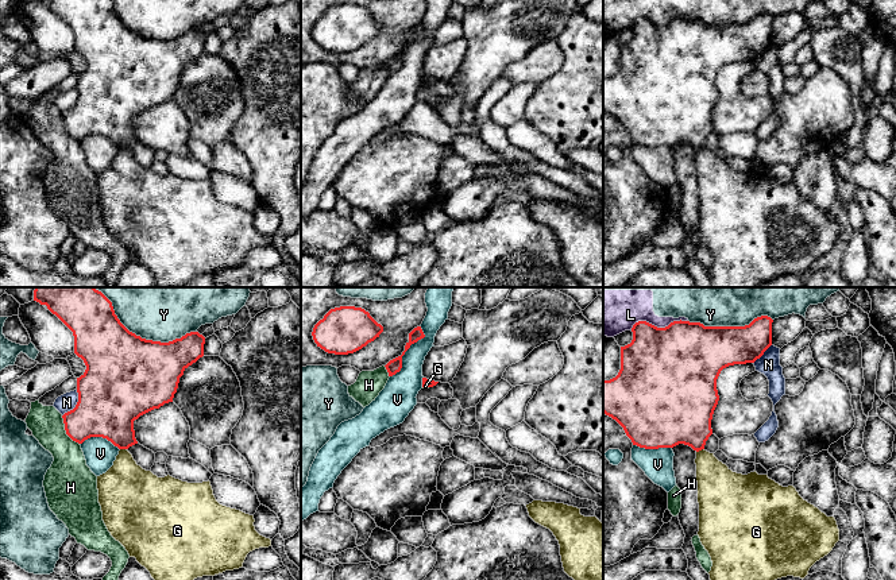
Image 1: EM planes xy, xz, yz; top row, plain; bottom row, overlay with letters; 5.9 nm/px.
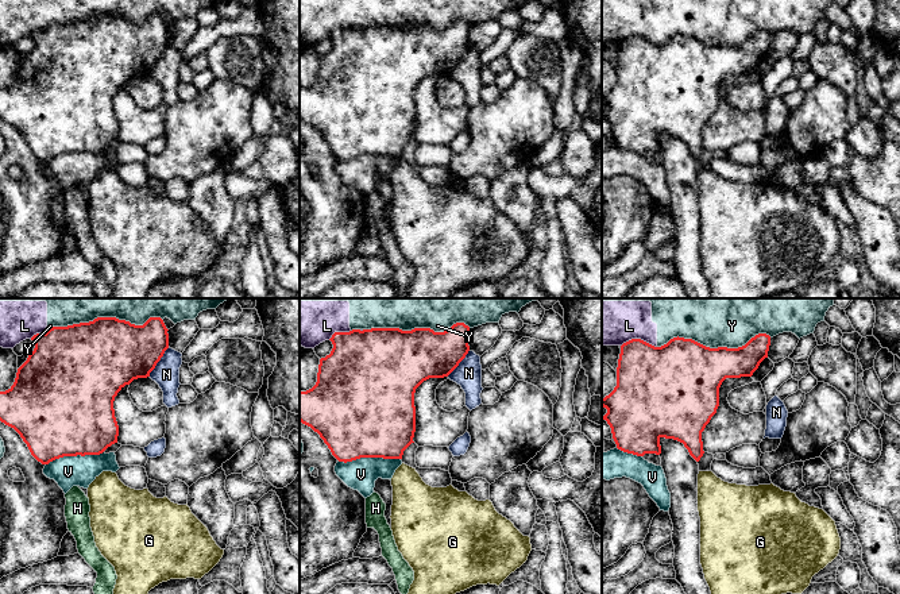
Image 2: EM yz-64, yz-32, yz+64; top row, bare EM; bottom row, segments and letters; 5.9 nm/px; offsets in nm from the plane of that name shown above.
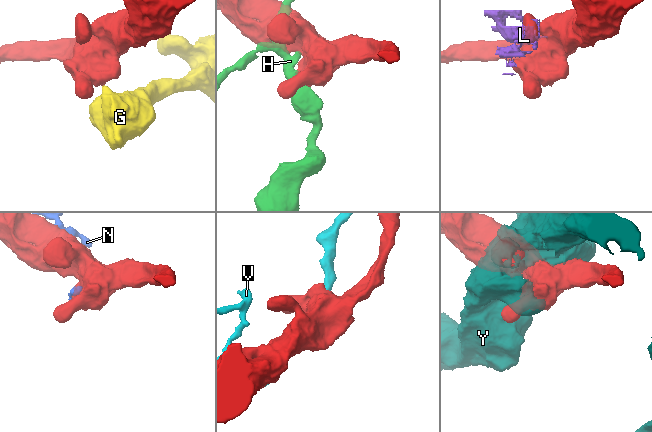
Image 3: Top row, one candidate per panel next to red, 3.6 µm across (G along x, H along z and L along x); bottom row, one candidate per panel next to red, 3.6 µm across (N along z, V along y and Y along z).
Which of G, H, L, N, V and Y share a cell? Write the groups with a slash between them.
G / H / L Y / N / V

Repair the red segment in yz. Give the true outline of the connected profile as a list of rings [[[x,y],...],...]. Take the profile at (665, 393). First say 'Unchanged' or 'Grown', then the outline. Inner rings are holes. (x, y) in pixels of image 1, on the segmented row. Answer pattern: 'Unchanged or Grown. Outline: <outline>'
Unchanged. Outline: [[[768,316],[754,318],[745,326],[704,326],[700,322],[673,321],[657,328],[646,321],[633,325],[633,340],[621,347],[621,370],[610,380],[603,380],[603,413],[615,419],[633,445],[645,449],[673,448],[679,444],[699,452],[712,434],[711,419],[719,395],[717,379],[729,366],[754,363],[772,345],[772,322]]]

